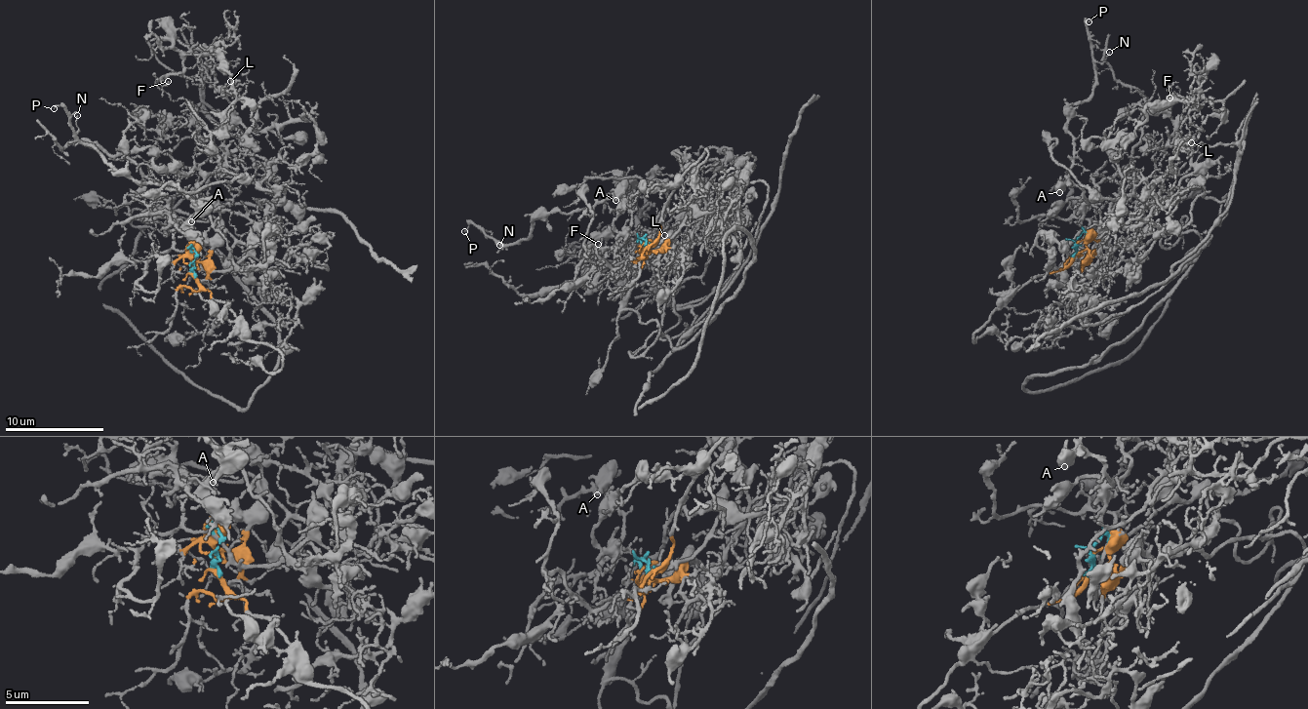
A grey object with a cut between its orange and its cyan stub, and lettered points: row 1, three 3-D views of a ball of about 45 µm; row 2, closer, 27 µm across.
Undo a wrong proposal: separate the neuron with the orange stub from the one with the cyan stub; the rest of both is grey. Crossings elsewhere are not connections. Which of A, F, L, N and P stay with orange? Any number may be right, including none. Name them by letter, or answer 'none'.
F, L

